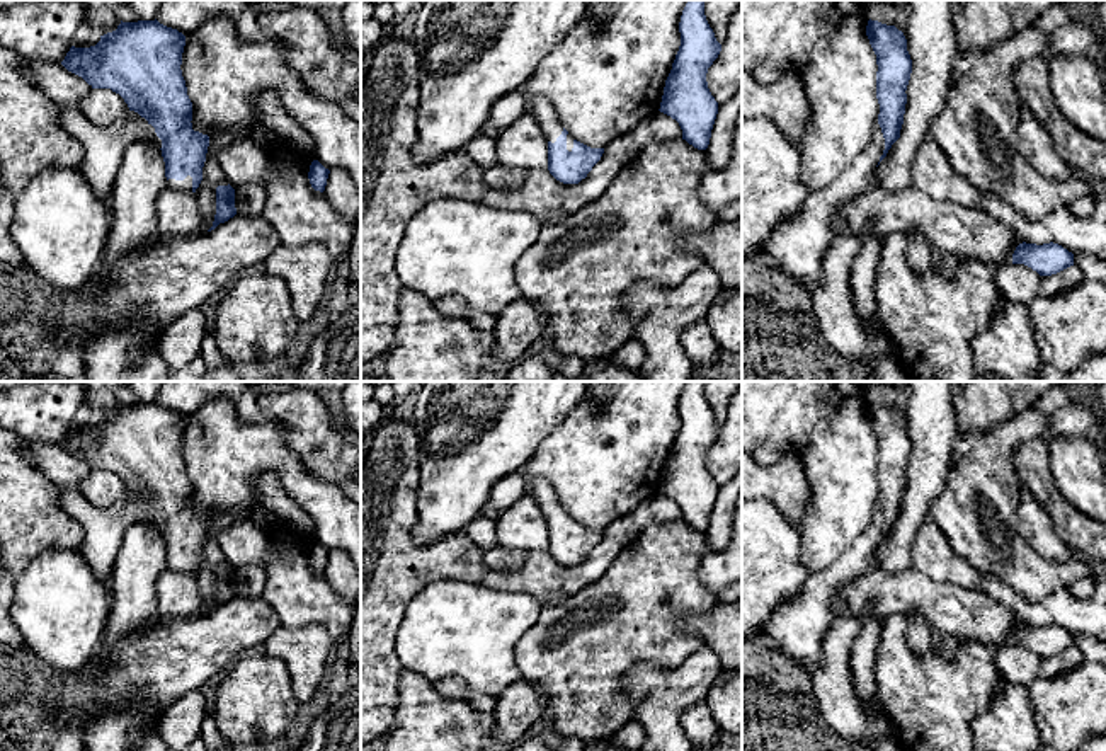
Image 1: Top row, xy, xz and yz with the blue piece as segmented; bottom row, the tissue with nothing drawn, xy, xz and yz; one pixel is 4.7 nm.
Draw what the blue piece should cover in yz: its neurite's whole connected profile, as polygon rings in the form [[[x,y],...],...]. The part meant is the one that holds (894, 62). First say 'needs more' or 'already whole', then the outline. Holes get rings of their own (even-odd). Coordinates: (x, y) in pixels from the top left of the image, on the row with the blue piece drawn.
needs more; [[[868,20],[866,36],[876,54],[876,99],[880,104],[873,138],[852,165],[830,186],[807,198],[803,215],[774,228],[769,250],[781,269],[810,293],[822,276],[824,254],[832,244],[830,216],[834,208],[875,187],[876,167],[900,138],[912,60],[907,39],[895,26]]]

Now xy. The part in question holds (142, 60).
needs more; [[[157,19],[121,20],[117,29],[100,36],[95,46],[71,46],[61,61],[68,72],[82,77],[92,89],[111,89],[119,94],[129,107],[124,118],[97,126],[78,107],[58,104],[63,129],[75,136],[85,150],[80,170],[107,206],[124,152],[134,141],[146,141],[162,150],[168,187],[196,192],[202,181],[209,136],[192,129],[192,102],[180,70],[184,46],[185,36]]]

